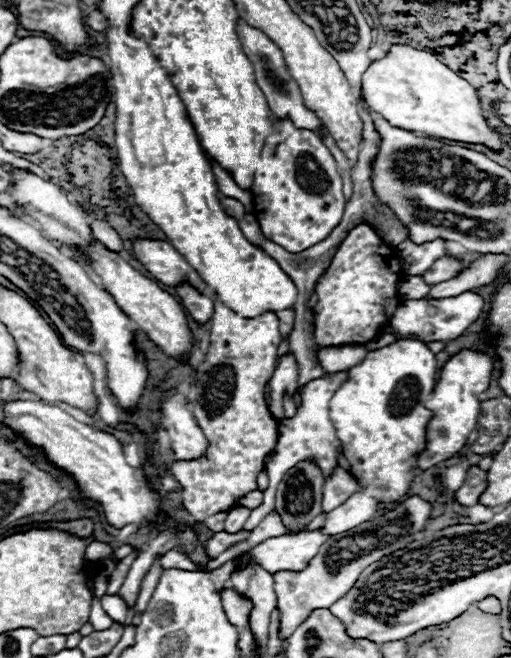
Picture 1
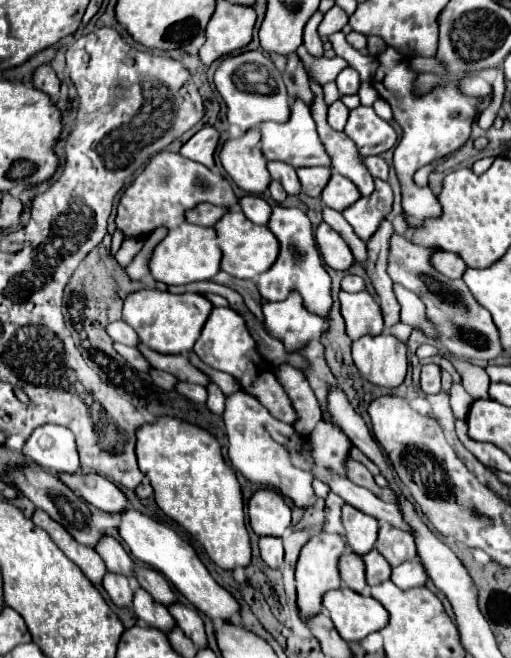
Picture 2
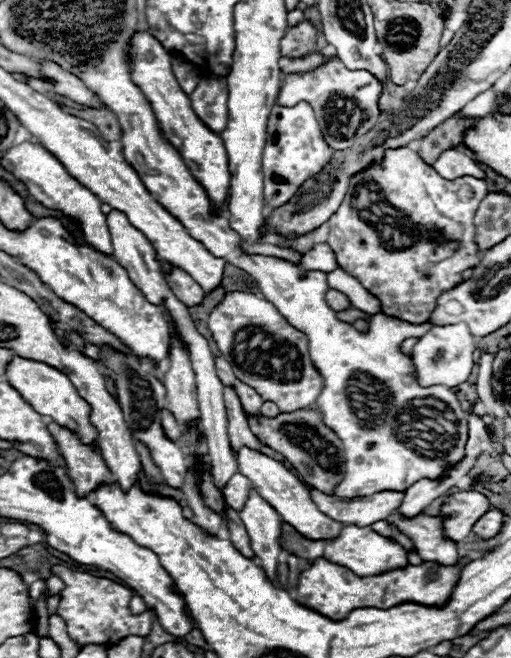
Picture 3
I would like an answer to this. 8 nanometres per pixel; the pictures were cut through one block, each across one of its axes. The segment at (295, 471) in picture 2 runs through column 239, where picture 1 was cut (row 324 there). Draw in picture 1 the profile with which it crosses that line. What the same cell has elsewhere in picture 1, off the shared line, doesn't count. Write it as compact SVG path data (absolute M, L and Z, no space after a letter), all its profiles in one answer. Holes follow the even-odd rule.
M464 292L460 296L442 298L442 300L426 300L426 298L422 298L422 300L406 300L394 310L394 314L390 318L390 326L398 334L416 334L426 342L454 340L470 324L474 324L478 320L478 316L482 314L482 306L484 306L482 296L478 296L474 292Z

